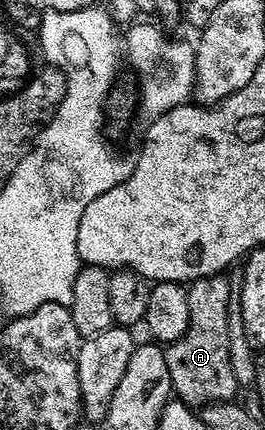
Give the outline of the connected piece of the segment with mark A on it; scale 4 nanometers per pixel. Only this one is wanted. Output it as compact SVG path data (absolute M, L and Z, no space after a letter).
M225 274L216 276L204 276L192 281L187 288L187 306L191 310L191 318L187 322L187 330L183 338L179 338L174 344L165 348L167 358L167 374L171 374L171 386L173 396L180 403L189 405L194 410L200 410L207 404L224 404L232 401L233 396L239 391L239 385L235 378L235 370L231 370L231 350L227 338L227 318L229 317L229 288L230 277Z

